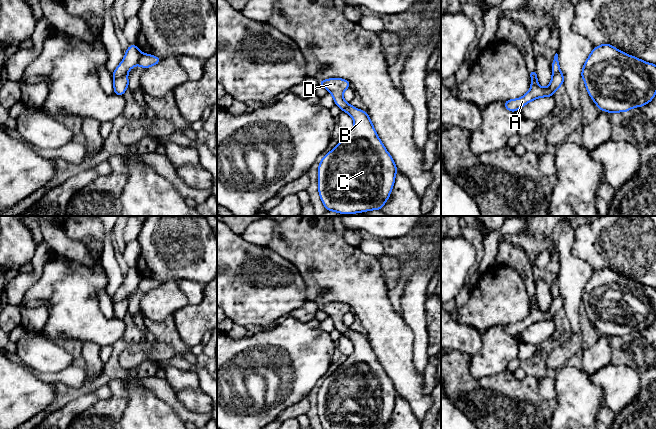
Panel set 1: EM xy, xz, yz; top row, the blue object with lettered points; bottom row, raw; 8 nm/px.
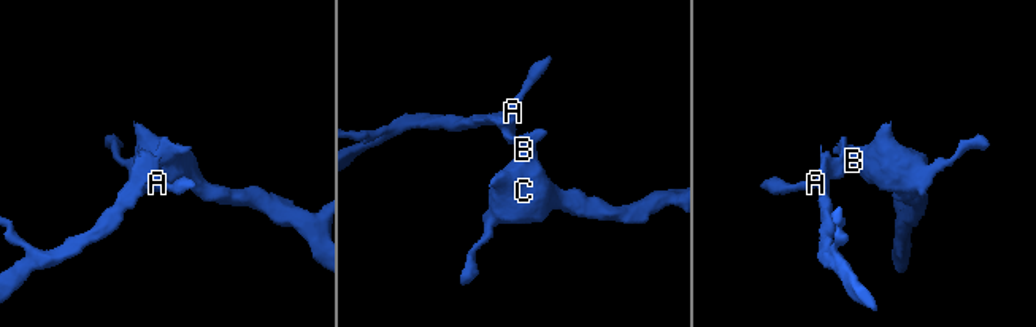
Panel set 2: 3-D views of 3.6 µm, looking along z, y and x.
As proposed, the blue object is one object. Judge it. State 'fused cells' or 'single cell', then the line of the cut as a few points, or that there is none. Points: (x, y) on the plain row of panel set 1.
fused cells; cut in xy along (126, 296), (114, 304)

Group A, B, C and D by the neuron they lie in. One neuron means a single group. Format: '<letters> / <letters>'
A B C / D

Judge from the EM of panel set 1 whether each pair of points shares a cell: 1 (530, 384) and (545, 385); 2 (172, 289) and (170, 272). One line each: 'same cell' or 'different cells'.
1: different cells
2: different cells

